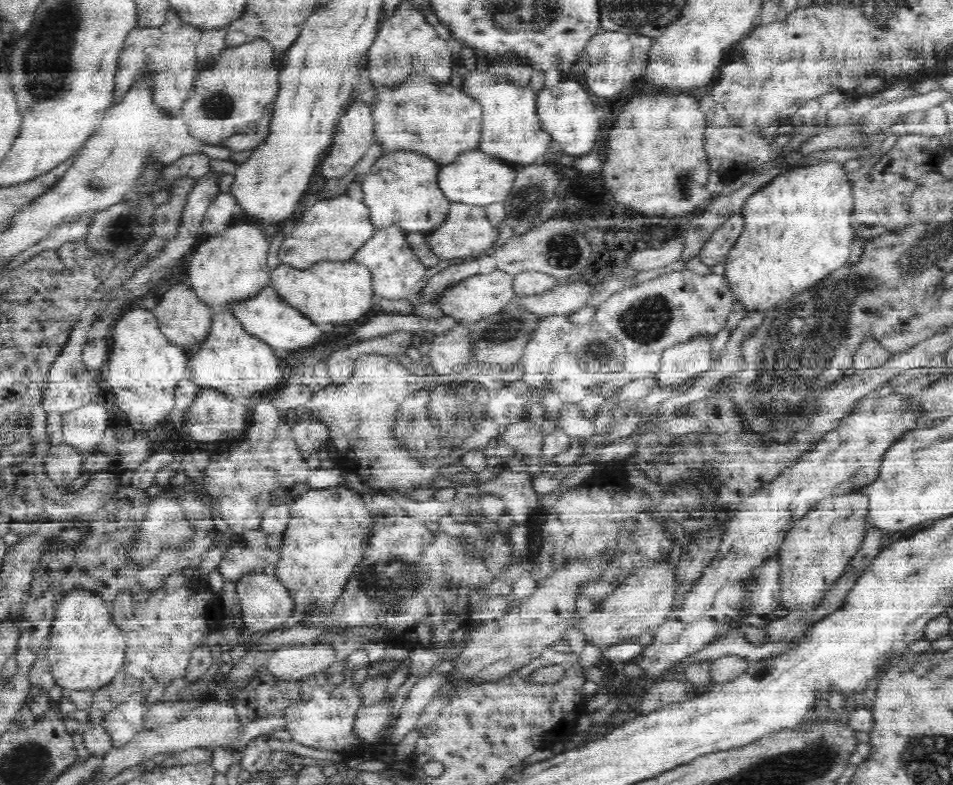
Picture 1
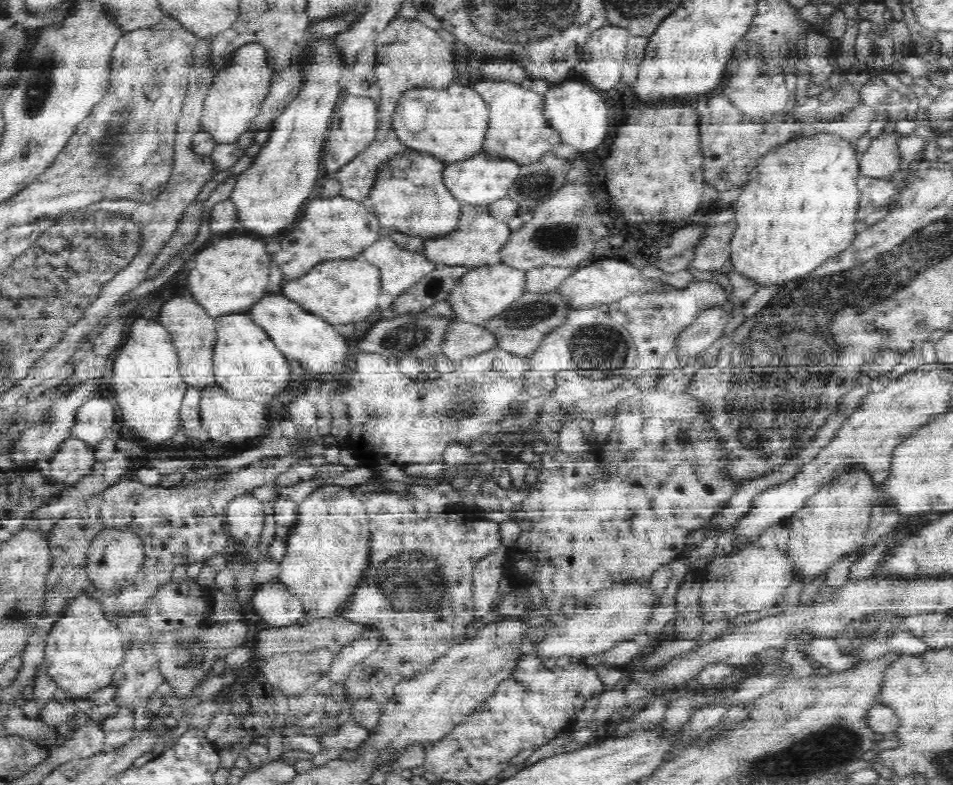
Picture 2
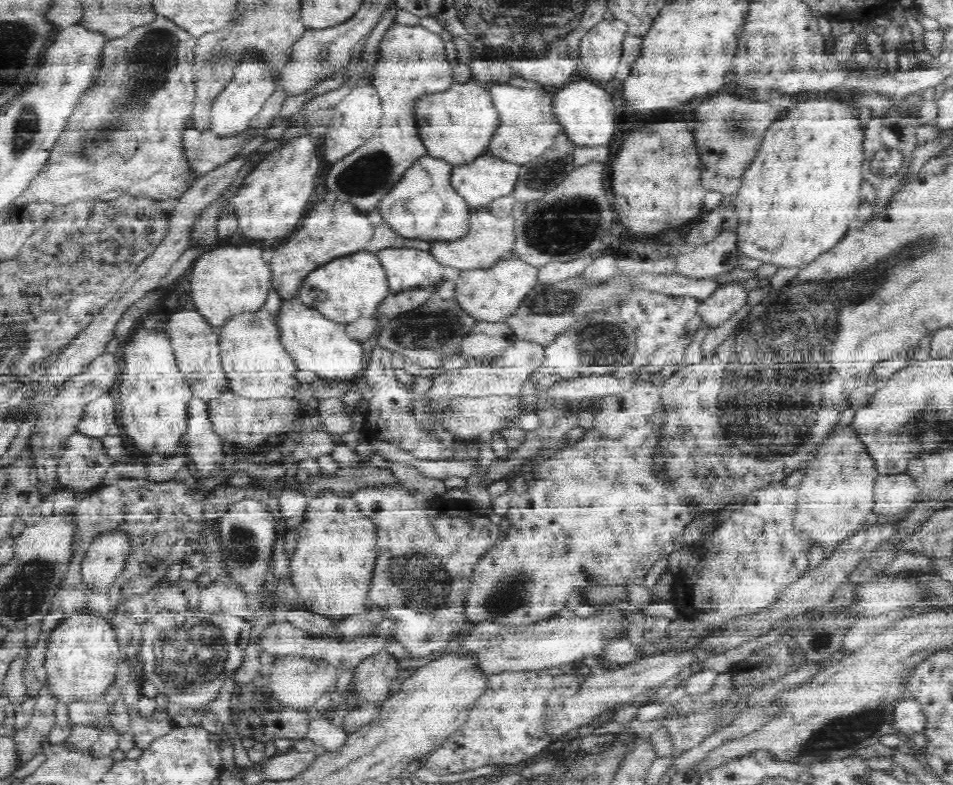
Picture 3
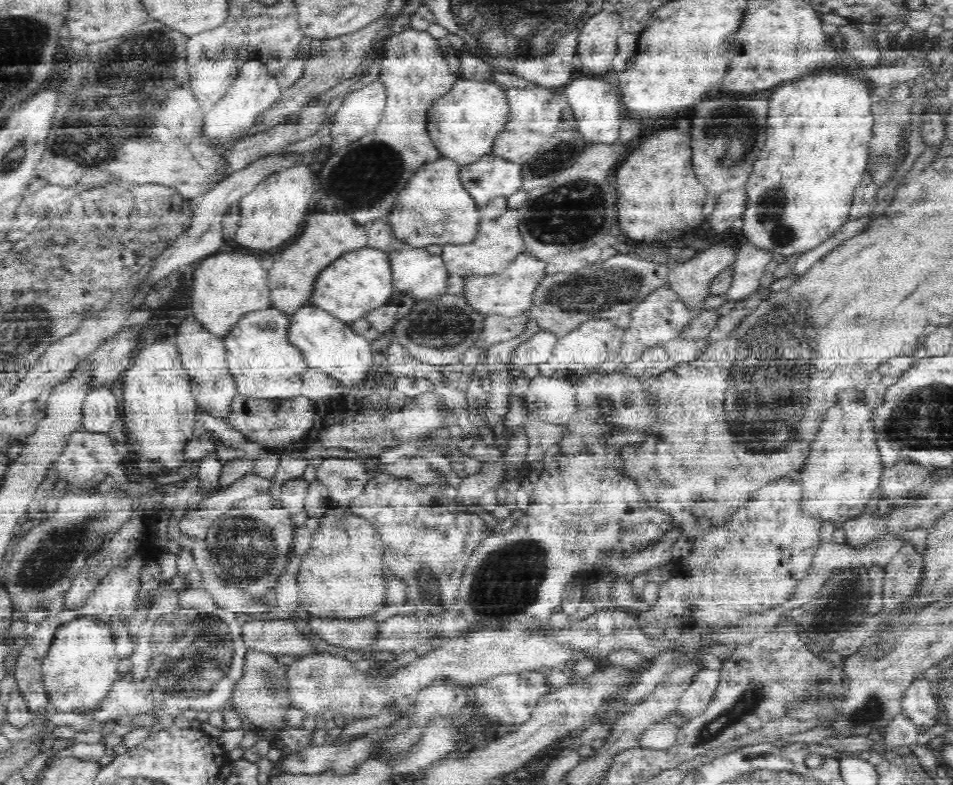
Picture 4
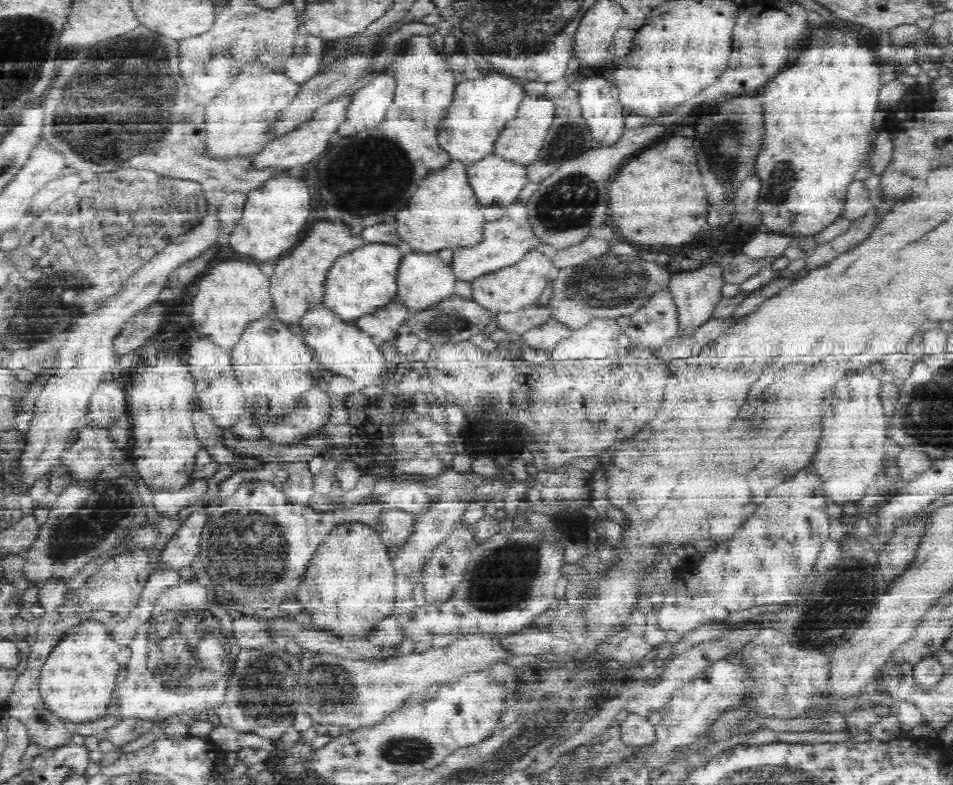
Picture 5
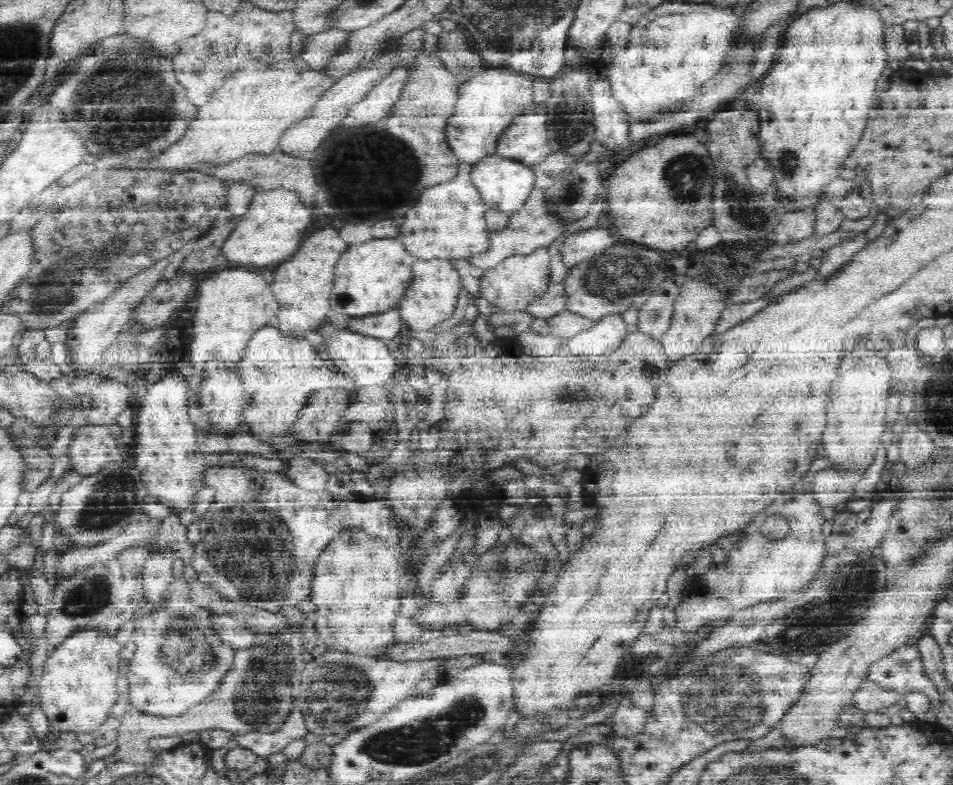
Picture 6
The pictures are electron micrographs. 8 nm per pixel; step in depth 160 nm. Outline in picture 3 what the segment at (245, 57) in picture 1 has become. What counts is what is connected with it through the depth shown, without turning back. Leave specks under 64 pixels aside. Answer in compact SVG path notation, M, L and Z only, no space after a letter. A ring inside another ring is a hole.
M256 57L244 59L238 66L238 70L235 70L233 79L224 88L222 96L218 96L218 100L214 102L209 117L209 128L220 136L251 128L251 122L261 114L276 84L277 79L268 71L267 64Z

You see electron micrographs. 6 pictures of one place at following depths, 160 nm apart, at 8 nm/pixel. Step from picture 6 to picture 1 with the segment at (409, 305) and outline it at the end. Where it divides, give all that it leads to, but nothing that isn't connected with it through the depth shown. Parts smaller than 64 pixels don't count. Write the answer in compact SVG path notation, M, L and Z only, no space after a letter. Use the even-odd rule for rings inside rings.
M398 227L377 229L374 236L358 250L358 254L352 257L356 263L360 263L373 271L373 291L378 297L384 298L407 298L414 293L414 287L429 269L414 254L406 243L405 233Z

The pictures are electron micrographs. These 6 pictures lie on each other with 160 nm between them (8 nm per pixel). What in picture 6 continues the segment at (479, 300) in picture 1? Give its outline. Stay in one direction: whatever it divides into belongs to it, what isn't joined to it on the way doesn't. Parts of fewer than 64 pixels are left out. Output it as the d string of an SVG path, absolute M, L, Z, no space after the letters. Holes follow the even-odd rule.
M540 247L530 254L510 254L481 278L482 297L506 311L524 310L541 297L550 284L550 252Z

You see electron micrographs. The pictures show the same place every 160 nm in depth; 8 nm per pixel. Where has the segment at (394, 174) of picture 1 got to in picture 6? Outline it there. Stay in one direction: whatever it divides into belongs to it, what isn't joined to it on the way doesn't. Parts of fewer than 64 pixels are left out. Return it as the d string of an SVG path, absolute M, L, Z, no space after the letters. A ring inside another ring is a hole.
M461 162L458 174L450 182L430 186L422 192L420 200L406 214L404 224L400 226L402 242L414 258L422 260L467 260L472 256L484 254L491 248L491 231L485 221L486 207L481 202L479 188L471 178L473 165Z

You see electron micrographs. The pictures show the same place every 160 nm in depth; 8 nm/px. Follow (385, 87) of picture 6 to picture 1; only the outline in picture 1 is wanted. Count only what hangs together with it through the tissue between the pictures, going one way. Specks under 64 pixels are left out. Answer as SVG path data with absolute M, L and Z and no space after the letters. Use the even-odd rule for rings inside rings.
M354 100L352 105L346 106L337 122L337 130L331 140L330 150L327 151L322 162L322 174L327 178L343 177L352 166L366 154L366 151L372 146L372 140L375 138L374 108L370 104Z

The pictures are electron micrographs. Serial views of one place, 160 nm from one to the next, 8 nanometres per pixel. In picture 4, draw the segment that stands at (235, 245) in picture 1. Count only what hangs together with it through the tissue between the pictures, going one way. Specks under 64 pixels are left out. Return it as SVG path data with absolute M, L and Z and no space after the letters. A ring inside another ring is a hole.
M215 253L203 259L190 270L194 271L192 312L194 312L196 320L202 324L202 328L206 328L214 336L225 337L245 314L273 306L272 298L270 298L270 288L268 288L269 274L262 268L260 258L256 258L256 256L250 256L250 254Z

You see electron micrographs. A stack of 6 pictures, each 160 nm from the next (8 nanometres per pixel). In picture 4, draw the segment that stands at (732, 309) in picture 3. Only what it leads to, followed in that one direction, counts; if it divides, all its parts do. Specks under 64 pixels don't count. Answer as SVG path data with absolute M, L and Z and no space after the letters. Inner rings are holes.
M750 242L735 250L736 260L734 280L729 288L727 301L740 301L748 297L760 285L760 278L765 273L768 263L774 258L774 253L767 248L760 248Z

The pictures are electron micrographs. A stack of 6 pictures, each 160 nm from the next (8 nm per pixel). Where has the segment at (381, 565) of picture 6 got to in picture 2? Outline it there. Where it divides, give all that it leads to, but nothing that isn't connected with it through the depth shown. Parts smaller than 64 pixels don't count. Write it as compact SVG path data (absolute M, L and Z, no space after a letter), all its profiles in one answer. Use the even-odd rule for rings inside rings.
M335 485L318 488L300 503L299 516L285 541L288 542L288 552L278 563L282 584L300 600L310 617L319 619L340 615L360 588L362 574L370 556L370 518L358 493Z

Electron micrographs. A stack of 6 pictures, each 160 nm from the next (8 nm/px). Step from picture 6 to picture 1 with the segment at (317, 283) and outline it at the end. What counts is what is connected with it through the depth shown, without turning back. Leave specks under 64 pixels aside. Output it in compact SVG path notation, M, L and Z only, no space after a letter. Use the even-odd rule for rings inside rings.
M350 196L320 200L304 212L302 220L294 226L292 236L282 242L278 256L282 264L298 270L306 270L320 260L336 260L336 263L350 260L356 250L362 248L374 236L377 229L374 223L370 222L370 208L366 204Z

